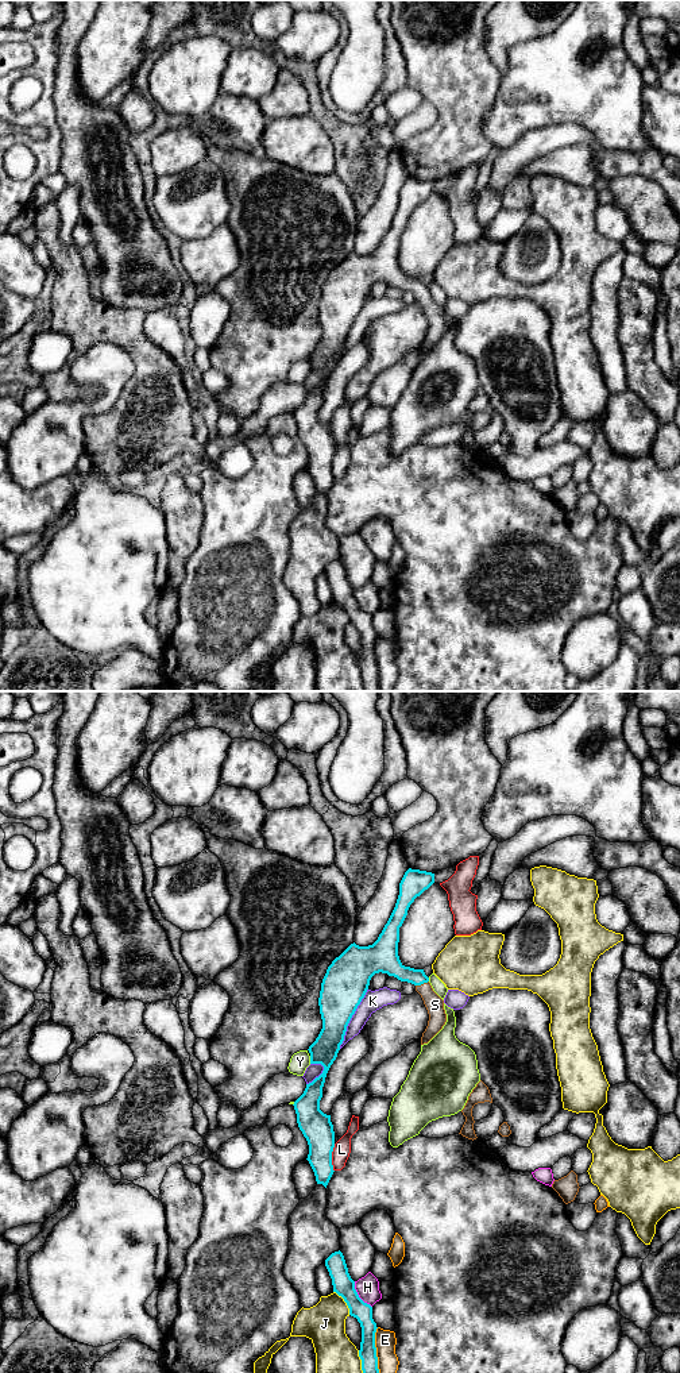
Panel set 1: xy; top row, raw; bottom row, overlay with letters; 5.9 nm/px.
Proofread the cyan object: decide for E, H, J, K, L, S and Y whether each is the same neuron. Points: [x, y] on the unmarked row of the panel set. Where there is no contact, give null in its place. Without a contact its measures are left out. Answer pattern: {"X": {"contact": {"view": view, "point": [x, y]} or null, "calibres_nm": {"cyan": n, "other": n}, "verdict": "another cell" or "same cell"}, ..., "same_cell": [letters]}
{"E": {"contact": {"view": "xy", "point": [375, 663]}, "calibres_nm": {"cyan": 110, "other": 130}, "verdict": "another cell"}, "H": {"contact": {"view": "xy", "point": [358, 604]}, "calibres_nm": {"cyan": 120, "other": 140}, "verdict": "another cell"}, "J": {"contact": {"view": "xy", "point": [344, 609]}, "calibres_nm": {"cyan": 120, "other": 240}, "verdict": "another cell"}, "K": {"contact": {"view": "xy", "point": [351, 326]}, "calibres_nm": {"cyan": 260, "other": 120}, "verdict": "another cell"}, "L": {"contact": {"view": "xy", "point": [331, 466]}, "calibres_nm": {"cyan": 190, "other": 100}, "verdict": "another cell"}, "S": {"contact": {"view": "xy", "point": [421, 292]}, "calibres_nm": {"cyan": 160, "other": 110}, "verdict": "same cell"}, "Y": {"contact": {"view": "xy", "point": [310, 369]}, "calibres_nm": {"cyan": 160, "other": 110}, "verdict": "another cell"}, "same_cell": ["S"]}

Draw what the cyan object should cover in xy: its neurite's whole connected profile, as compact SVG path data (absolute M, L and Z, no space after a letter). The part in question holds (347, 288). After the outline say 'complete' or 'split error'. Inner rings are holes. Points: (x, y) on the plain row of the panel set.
M409 177L401 192L395 216L378 248L368 255L351 252L328 275L318 306L322 338L309 355L310 373L321 373L322 382L306 393L304 402L294 410L297 432L309 454L308 470L317 493L325 497L333 483L332 460L335 440L331 424L320 419L327 382L337 366L347 335L364 306L375 282L387 282L416 294L429 323L421 346L428 352L445 333L444 309L433 300L424 278L405 275L398 265L399 236L410 213L434 192L434 182Z; split error

